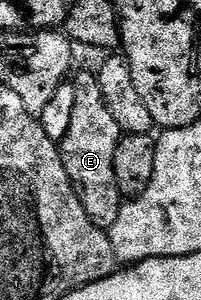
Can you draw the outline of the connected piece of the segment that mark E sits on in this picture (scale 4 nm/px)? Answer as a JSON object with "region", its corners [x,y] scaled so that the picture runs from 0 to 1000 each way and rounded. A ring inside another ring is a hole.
{"region":[[[468,237],[383,240],[363,253],[363,277],[378,293],[368,303],[363,380],[338,443],[323,447],[308,477],[294,480],[294,510],[323,553],[323,580],[343,580],[343,607],[403,673],[423,713],[488,760],[552,767],[567,763],[582,713],[602,713],[622,677],[617,657],[592,647],[582,580],[562,580],[562,513],[582,513],[582,487],[622,443],[602,420],[582,420],[582,393],[562,393],[562,380],[542,380],[542,367],[522,353],[522,313],[502,313],[502,273],[488,250]]]}

